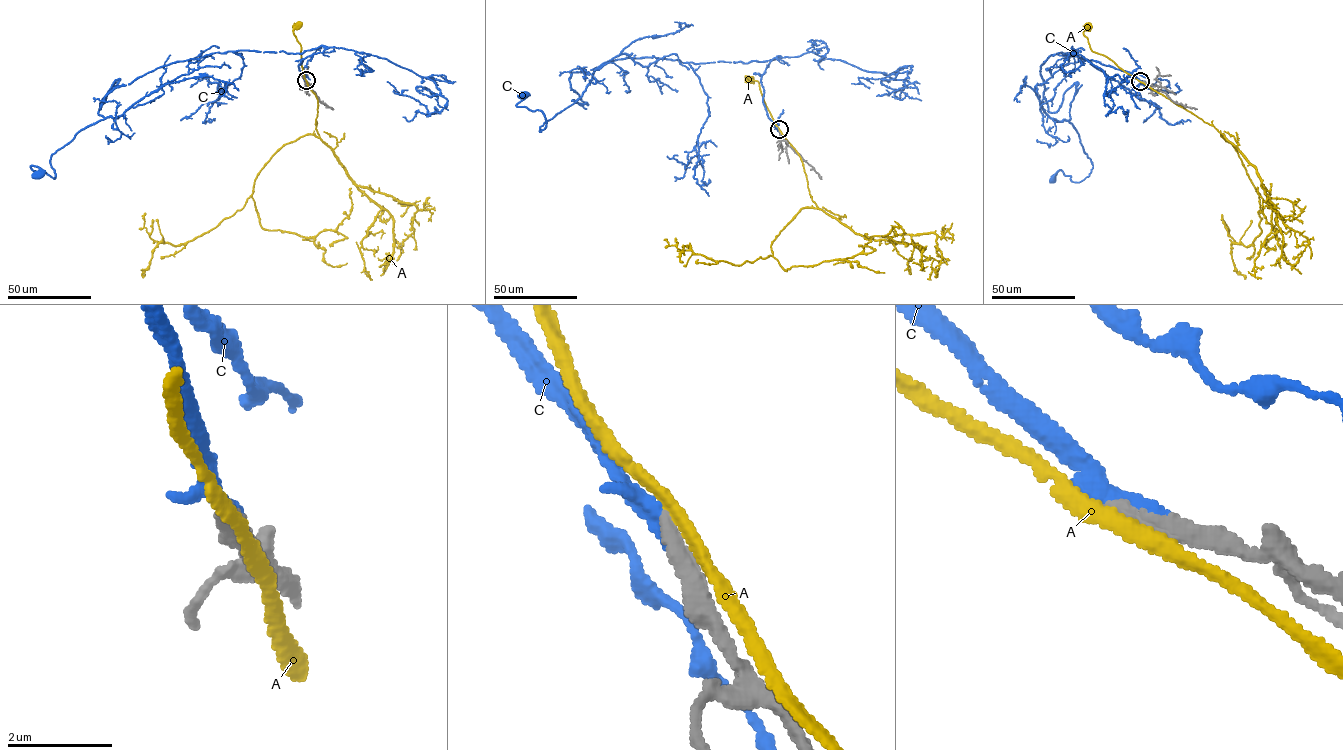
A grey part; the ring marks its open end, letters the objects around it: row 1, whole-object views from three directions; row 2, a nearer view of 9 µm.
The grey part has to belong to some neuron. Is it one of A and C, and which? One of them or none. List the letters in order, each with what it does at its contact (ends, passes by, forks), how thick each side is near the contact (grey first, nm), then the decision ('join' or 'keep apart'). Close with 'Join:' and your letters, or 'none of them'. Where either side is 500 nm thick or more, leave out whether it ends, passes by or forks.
A: it passes by | 420/240 nm | keep apart
C: it ends | 440/240 nm | join
Join: C

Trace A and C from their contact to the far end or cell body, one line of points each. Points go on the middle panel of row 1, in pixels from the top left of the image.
A: (779, 129), (759, 82), (746, 76), (749, 80)
C: (779, 129), (761, 77), (780, 55), (573, 72), (587, 104), (540, 131), (522, 94)

